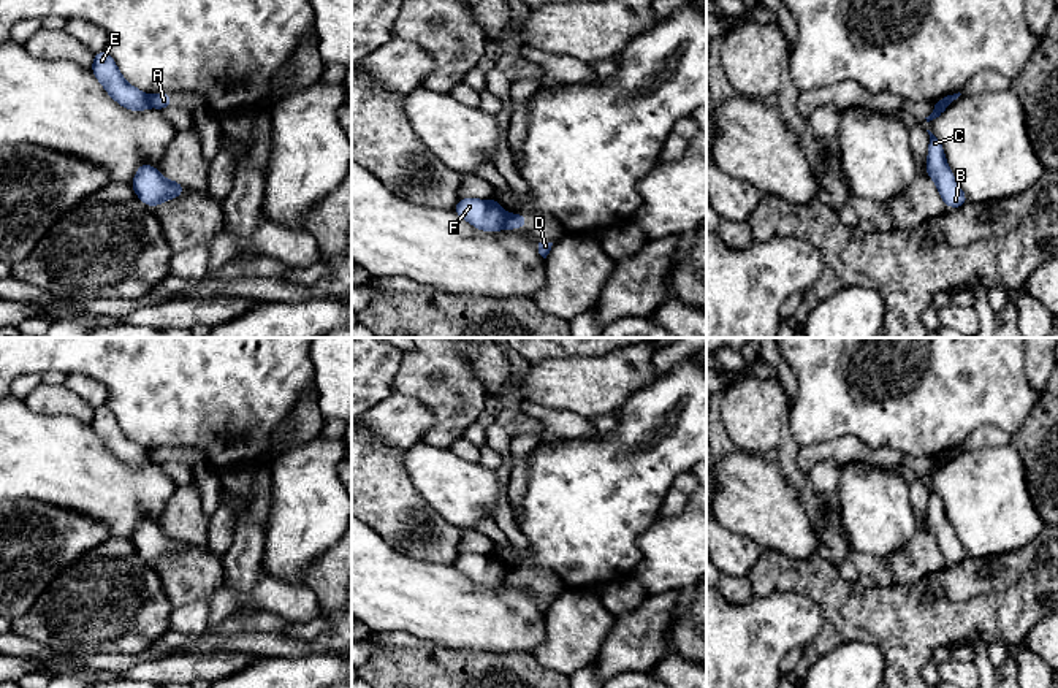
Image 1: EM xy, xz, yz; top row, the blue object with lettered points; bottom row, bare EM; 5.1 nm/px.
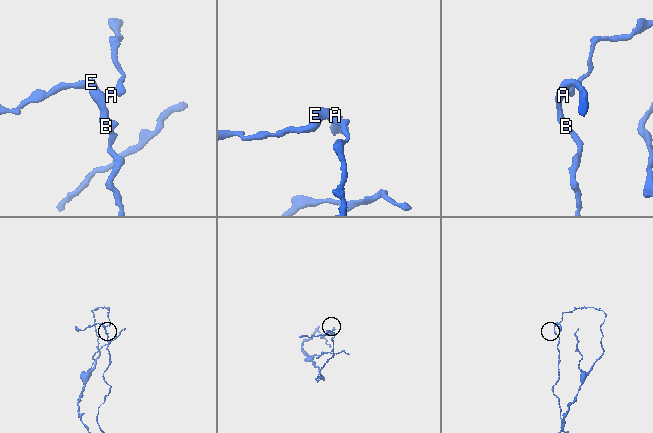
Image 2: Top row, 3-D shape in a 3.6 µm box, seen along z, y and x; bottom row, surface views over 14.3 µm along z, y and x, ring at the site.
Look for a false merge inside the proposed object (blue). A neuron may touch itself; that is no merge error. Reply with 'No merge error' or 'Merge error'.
Merge error

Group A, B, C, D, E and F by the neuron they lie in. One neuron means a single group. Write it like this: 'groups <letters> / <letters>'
groups A D / B C E F

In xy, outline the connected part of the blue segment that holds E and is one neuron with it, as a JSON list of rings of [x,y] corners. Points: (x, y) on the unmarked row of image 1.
[[[106,404],[93,411],[90,425],[106,444],[108,450],[120,461],[131,466],[146,466],[150,461],[149,450],[124,434],[114,414]]]

